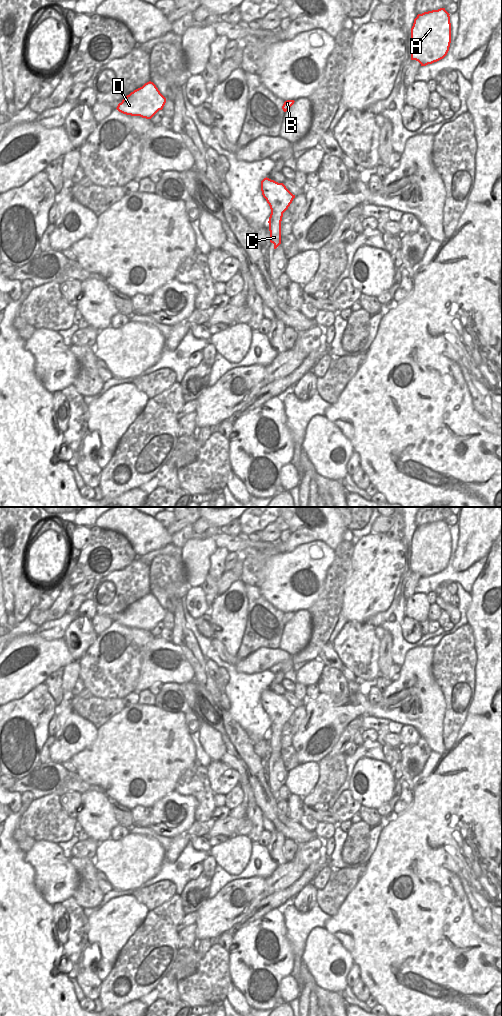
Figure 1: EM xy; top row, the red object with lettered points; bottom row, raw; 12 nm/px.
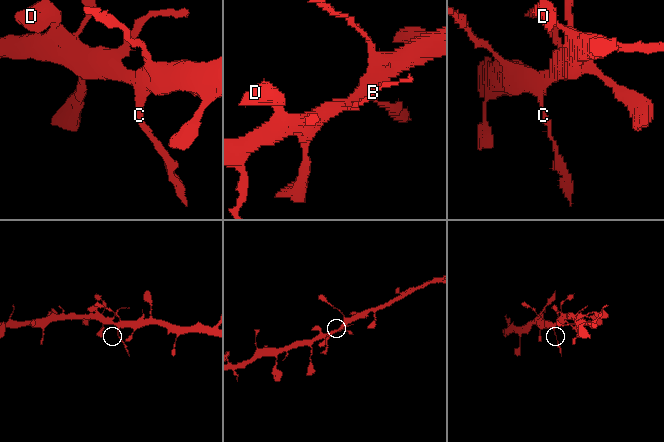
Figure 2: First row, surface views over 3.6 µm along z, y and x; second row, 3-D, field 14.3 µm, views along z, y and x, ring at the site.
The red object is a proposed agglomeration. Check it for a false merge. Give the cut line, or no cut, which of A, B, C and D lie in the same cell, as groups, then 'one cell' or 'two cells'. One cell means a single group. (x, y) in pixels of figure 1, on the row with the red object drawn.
no cut | A B C D | one cell

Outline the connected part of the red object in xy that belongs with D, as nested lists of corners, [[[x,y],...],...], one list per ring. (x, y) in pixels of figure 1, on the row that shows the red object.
[[[149,81],[127,95],[116,109],[126,115],[151,119],[159,110],[163,109],[165,103],[166,98],[156,85]]]

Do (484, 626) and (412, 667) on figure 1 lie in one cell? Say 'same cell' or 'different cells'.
different cells

